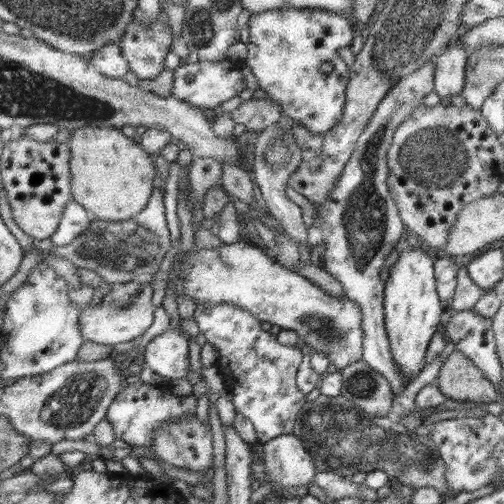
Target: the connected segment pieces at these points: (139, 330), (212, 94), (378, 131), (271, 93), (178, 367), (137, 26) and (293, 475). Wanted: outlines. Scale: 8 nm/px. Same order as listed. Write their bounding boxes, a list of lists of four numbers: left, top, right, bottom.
[[81,281,156,344],[171,59,246,109],[306,60,434,395],[243,7,354,136],[146,329,191,380],[119,18,173,79],[262,433,316,487]]

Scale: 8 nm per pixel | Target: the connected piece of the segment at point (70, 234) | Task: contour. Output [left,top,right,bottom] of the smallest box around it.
[50,200,95,247]

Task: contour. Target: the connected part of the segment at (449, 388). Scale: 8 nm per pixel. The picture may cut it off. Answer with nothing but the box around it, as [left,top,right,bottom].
[435,350,498,405]

